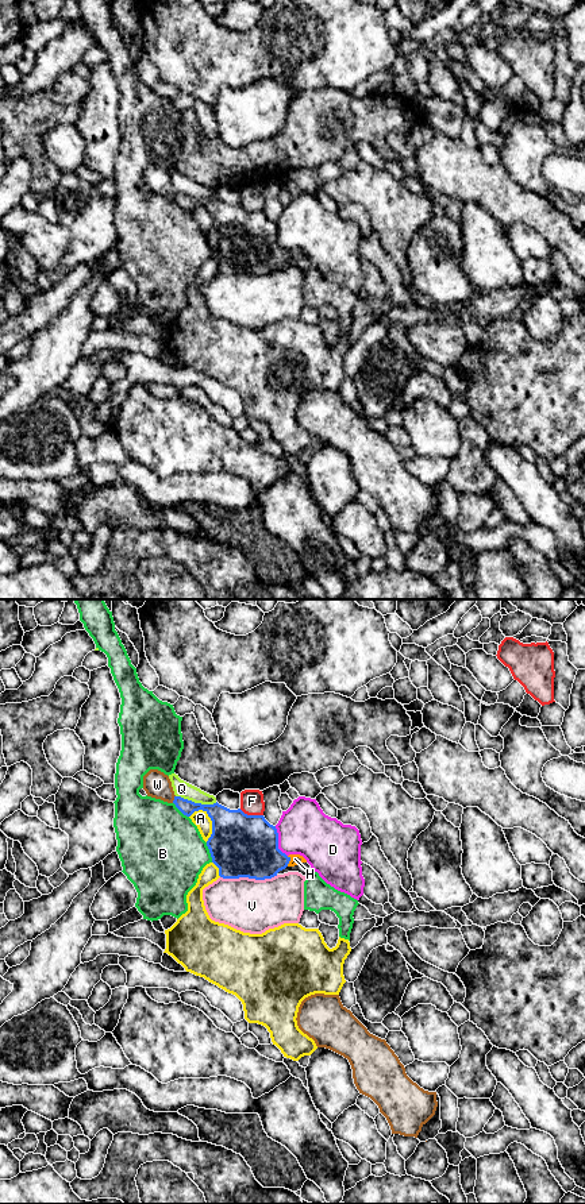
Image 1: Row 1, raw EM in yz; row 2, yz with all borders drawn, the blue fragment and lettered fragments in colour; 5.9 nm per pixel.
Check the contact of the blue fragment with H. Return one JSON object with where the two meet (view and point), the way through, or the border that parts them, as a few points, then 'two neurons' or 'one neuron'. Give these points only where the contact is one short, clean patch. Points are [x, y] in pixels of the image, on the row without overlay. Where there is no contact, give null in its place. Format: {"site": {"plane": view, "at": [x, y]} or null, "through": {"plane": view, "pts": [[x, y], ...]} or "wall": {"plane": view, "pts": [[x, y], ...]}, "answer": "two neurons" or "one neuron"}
{"site": {"plane": "yz", "at": [289, 255]}, "through": {"plane": "yz", "pts": [[249, 244], [264, 255], [289, 255], [295, 254]]}, "answer": "one neuron"}

